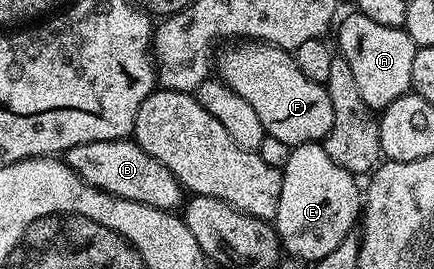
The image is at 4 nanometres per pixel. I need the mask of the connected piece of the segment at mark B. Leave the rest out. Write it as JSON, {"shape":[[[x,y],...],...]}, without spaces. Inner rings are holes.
{"shape":[[[131,138],[77,144],[65,152],[65,161],[73,172],[81,176],[81,180],[118,198],[172,212],[178,211],[185,201],[185,191],[177,176],[173,176],[173,172],[169,172],[161,160],[153,160],[153,156],[149,156],[149,152],[145,152],[145,148]]]}

